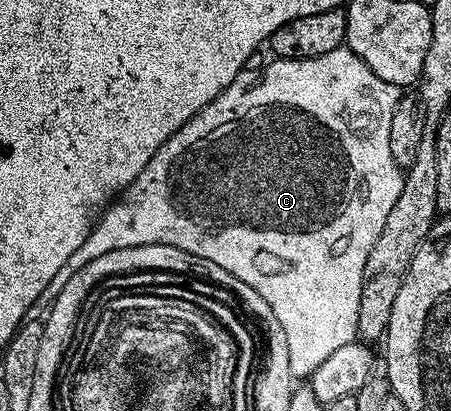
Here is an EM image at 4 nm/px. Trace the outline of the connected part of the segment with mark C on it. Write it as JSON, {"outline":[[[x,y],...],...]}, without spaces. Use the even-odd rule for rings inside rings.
{"outline":[[[346,46],[337,50],[329,50],[329,54],[321,54],[317,58],[301,58],[300,60],[272,59],[272,64],[263,68],[258,76],[254,67],[248,66],[233,78],[233,82],[200,110],[177,134],[173,134],[153,158],[149,158],[149,166],[137,174],[137,178],[119,193],[117,199],[108,204],[107,211],[95,223],[95,229],[77,246],[69,262],[57,270],[57,278],[49,282],[43,292],[42,299],[50,302],[55,295],[73,278],[77,270],[81,270],[93,258],[101,258],[101,254],[109,254],[113,250],[125,250],[142,244],[168,244],[177,246],[179,252],[188,252],[195,256],[196,261],[208,265],[216,264],[221,270],[229,270],[240,285],[253,286],[265,302],[269,302],[269,310],[273,310],[277,322],[281,322],[281,330],[285,330],[285,346],[289,346],[289,370],[292,377],[310,378],[325,358],[336,353],[341,346],[354,341],[357,336],[357,306],[361,306],[361,286],[365,274],[365,262],[369,262],[369,250],[373,250],[373,242],[381,234],[385,226],[385,218],[389,218],[389,210],[397,203],[403,189],[404,169],[393,162],[393,153],[389,150],[389,122],[393,122],[393,110],[397,99],[394,84],[385,82],[373,74],[373,70],[363,67],[363,60]]]}

